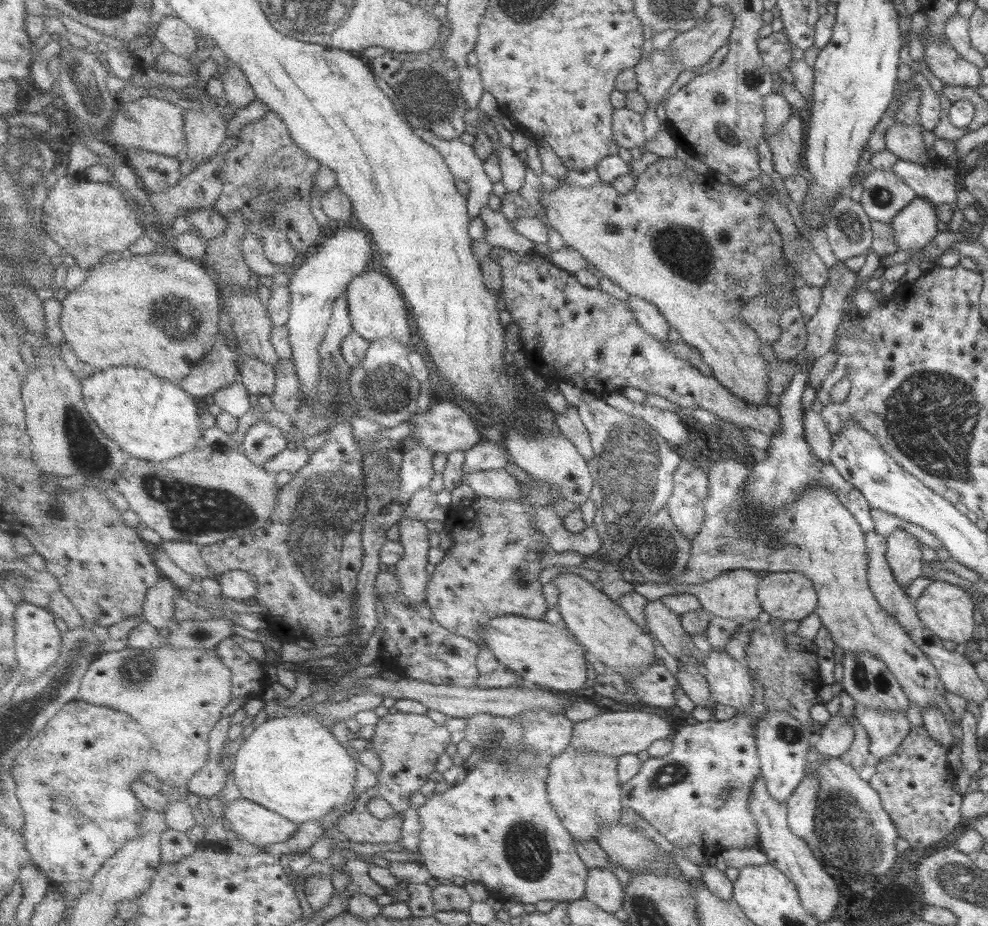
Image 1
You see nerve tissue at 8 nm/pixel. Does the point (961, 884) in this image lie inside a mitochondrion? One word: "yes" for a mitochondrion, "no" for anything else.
yes

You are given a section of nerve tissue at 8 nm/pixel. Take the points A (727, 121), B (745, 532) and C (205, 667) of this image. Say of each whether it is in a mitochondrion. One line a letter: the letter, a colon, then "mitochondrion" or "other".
A: mitochondrion
B: mitochondrion
C: other

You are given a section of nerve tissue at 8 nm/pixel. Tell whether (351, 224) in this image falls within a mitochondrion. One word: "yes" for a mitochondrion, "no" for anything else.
no

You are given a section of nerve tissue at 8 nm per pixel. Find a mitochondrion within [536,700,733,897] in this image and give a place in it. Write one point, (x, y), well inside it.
(671, 774)

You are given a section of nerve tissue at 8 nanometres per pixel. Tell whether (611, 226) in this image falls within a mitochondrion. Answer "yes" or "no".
yes

